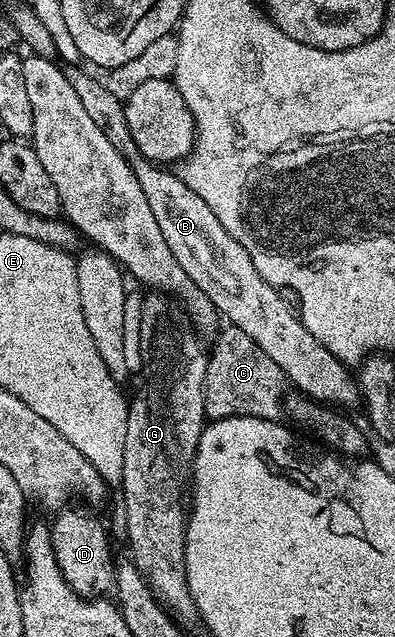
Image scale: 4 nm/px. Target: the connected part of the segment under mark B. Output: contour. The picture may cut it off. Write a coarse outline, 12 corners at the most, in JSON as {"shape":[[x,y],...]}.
{"shape":[[64,78],[130,166],[176,262],[304,397],[361,397],[256,259],[135,145],[124,103]]}

